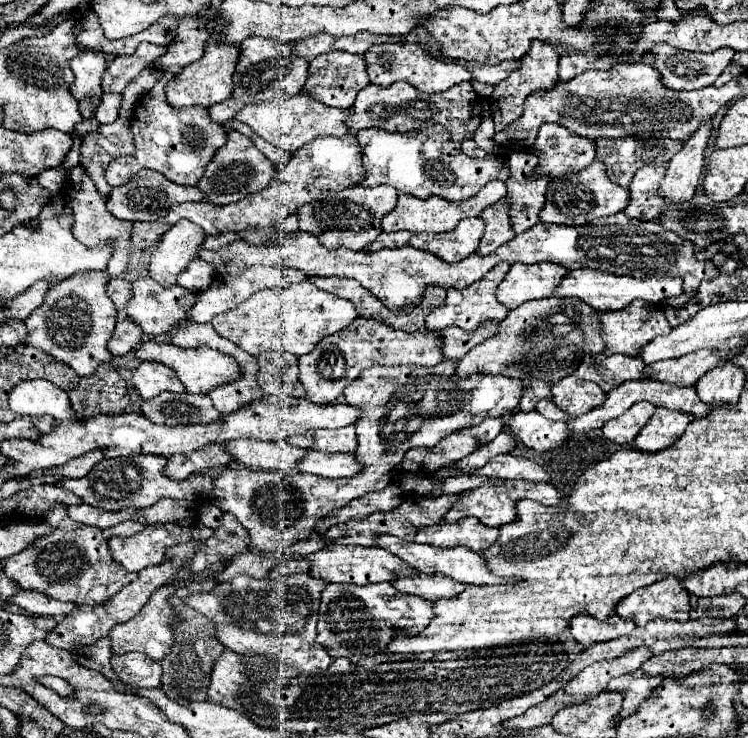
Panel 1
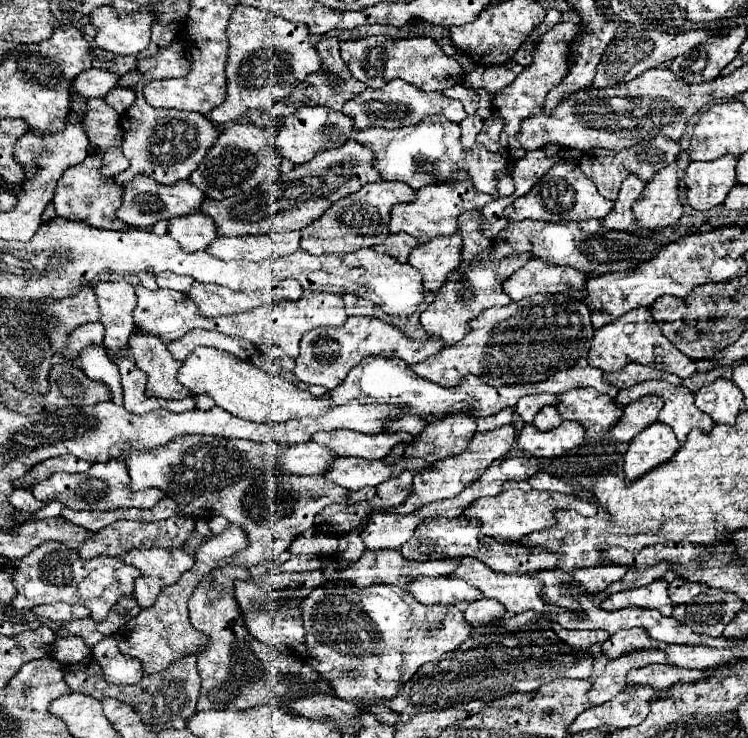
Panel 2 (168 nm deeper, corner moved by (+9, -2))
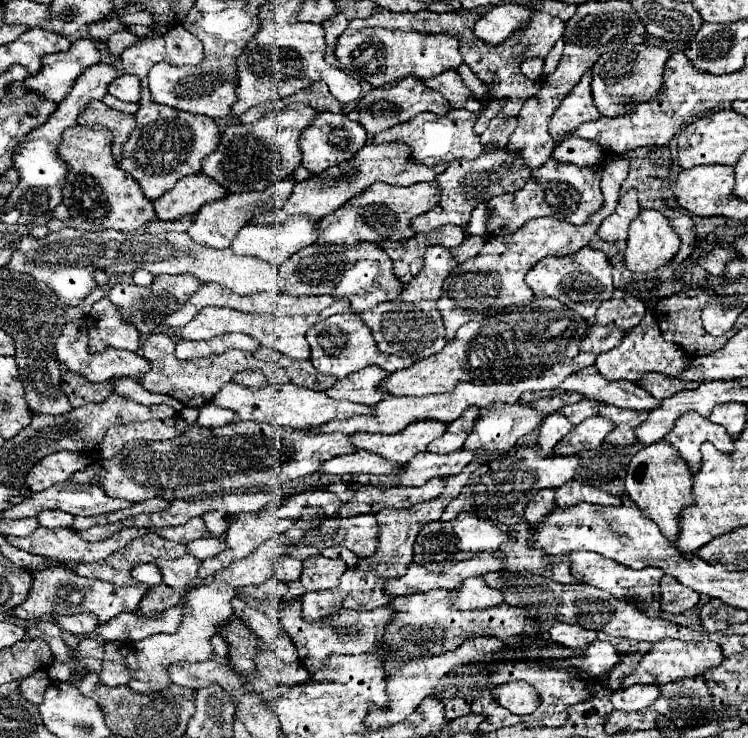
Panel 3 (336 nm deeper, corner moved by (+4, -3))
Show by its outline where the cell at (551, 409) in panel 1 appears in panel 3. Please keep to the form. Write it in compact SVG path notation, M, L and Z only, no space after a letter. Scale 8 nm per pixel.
M551 412L539 426L539 446L545 454L553 454L553 446L571 430L571 422L563 412Z

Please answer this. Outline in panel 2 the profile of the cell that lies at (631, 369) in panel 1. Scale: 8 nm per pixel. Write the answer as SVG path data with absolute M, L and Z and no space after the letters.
M630 363L624 369L620 369L618 373L606 373L604 377L606 377L606 381L614 383L618 389L634 387L634 383L644 383L644 381L650 381L650 379L666 381L670 385L682 385L680 377L676 377L672 373L666 373L666 371L658 371L654 367L646 367L646 365L642 367L638 363Z

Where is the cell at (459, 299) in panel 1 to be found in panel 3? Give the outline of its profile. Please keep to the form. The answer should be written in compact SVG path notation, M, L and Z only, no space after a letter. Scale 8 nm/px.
M607 160L603 168L603 180L601 180L601 192L605 198L603 212L595 214L585 226L571 226L561 220L551 218L535 218L529 220L525 226L521 226L513 234L503 236L491 236L487 238L481 252L465 262L459 264L457 272L453 272L445 284L443 284L443 296L437 300L437 310L441 312L447 340L455 340L455 332L459 326L463 326L469 320L479 320L479 316L485 310L493 308L507 308L511 304L525 306L533 300L533 292L525 284L525 274L531 266L535 266L539 260L547 256L567 256L591 242L595 236L599 224L609 216L609 212L615 208L619 200L619 186L627 178L629 162L627 160Z

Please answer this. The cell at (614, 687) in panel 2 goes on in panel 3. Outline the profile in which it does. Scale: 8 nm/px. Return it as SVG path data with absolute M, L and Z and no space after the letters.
M663 638L659 642L655 642L655 650L649 650L647 654L643 654L643 660L637 664L639 674L633 672L631 676L627 676L623 680L623 688L629 688L633 684L667 684L679 678L689 678L689 676L699 676L701 672L721 664L725 656L721 654L719 644L703 640L699 644L695 642L683 642L683 640L675 640L675 638Z

